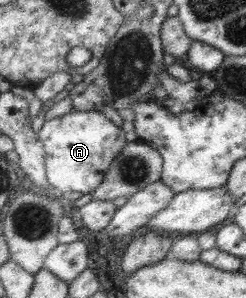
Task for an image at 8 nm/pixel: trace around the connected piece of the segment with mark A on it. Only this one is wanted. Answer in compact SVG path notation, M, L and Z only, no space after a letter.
M73 111L44 122L37 136L43 145L46 179L56 194L70 192L90 194L107 172L107 166L125 146L125 132L115 126L103 113L96 111Z

